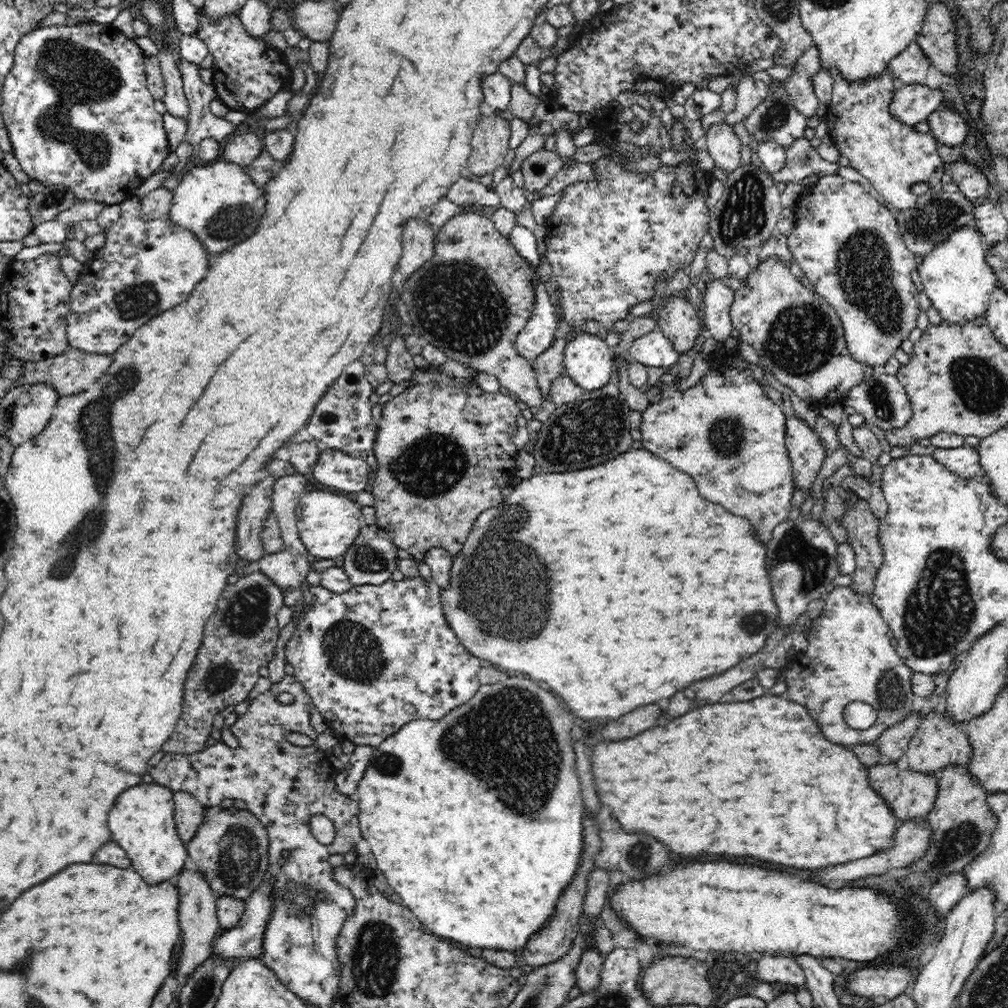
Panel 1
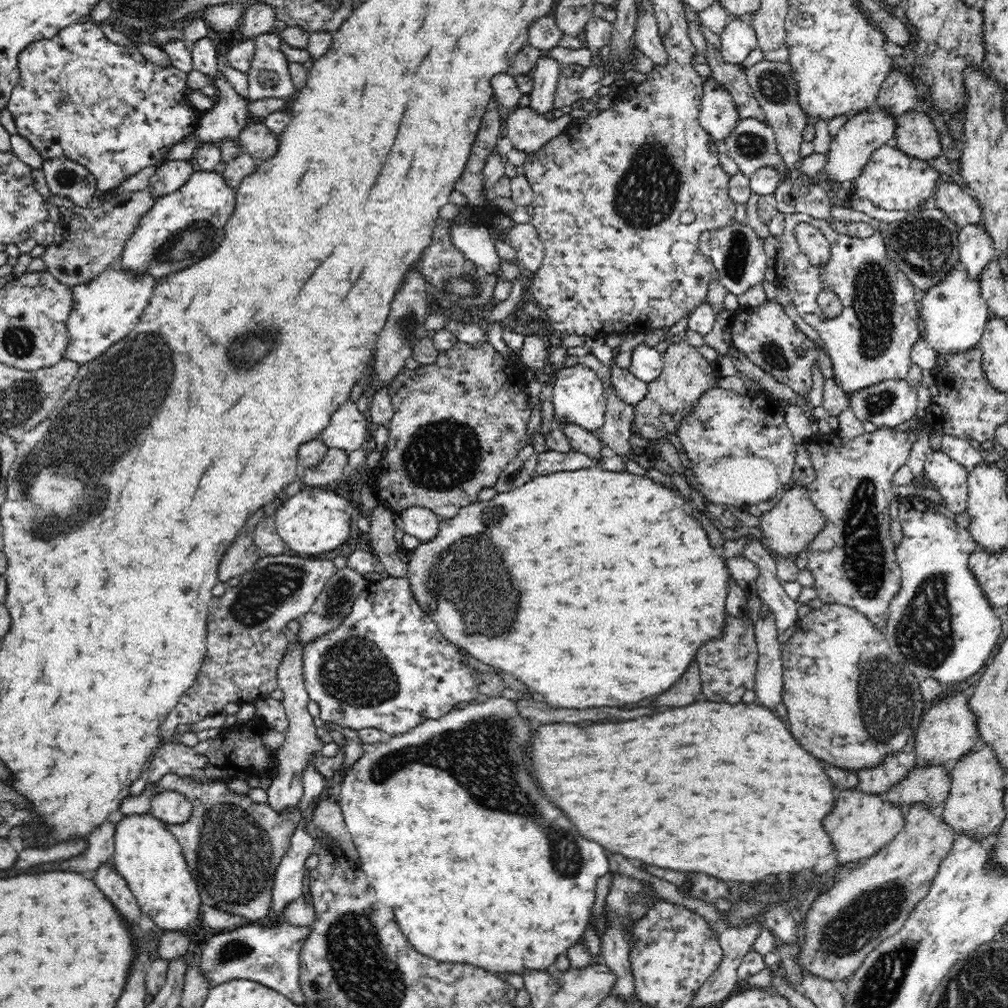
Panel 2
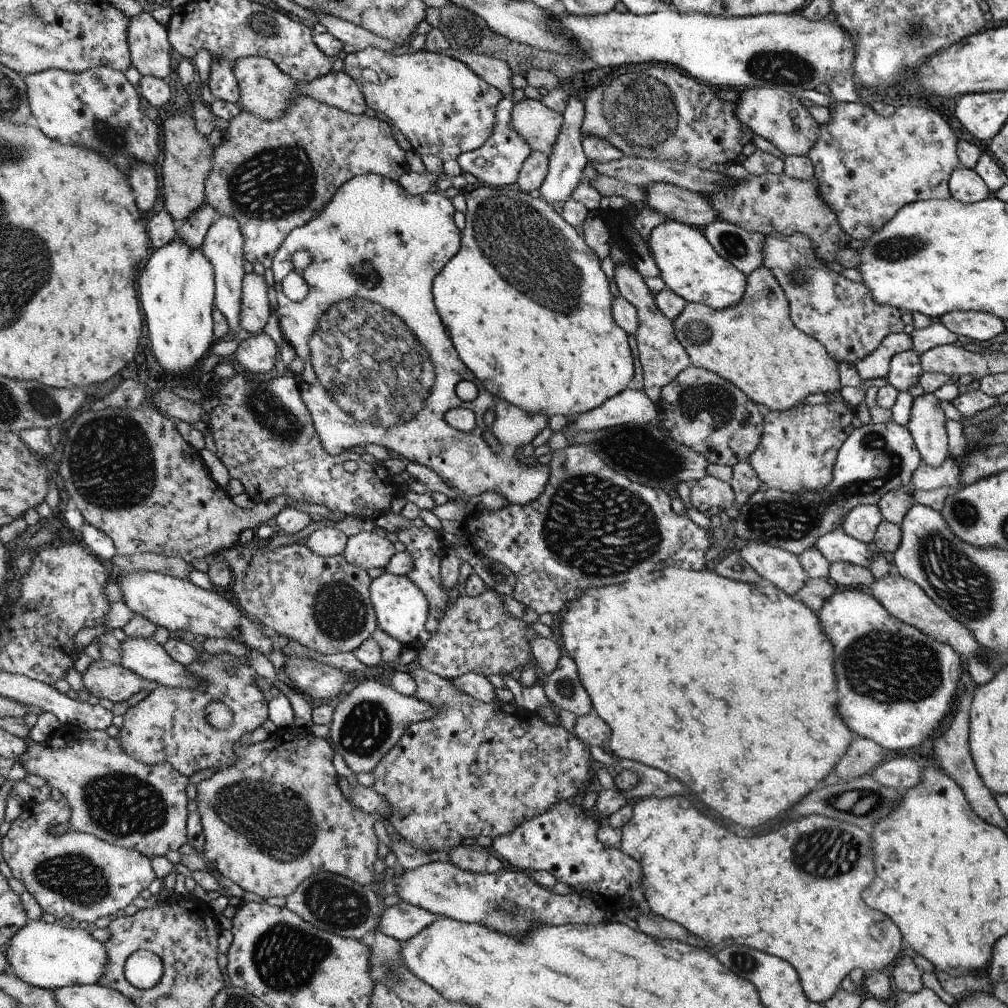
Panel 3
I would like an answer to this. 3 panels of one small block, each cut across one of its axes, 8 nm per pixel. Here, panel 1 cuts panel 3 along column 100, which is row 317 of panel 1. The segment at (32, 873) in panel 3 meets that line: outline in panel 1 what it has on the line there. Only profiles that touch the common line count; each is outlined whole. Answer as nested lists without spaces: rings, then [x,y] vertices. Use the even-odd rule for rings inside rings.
[[[824,175],[807,188],[792,207],[795,226],[788,239],[788,249],[795,263],[804,271],[805,282],[825,302],[828,302],[842,323],[843,340],[851,358],[873,369],[882,370],[887,360],[911,330],[925,304],[914,284],[919,259],[902,241],[894,214],[874,199],[858,182],[840,175]]]

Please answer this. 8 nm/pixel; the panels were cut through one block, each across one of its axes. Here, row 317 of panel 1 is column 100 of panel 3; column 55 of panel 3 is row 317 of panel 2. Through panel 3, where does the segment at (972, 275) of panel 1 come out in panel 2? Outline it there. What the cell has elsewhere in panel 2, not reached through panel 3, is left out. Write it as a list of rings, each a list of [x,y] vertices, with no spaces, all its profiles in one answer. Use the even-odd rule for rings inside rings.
[[[959,264],[953,267],[946,279],[921,293],[919,300],[922,303],[925,339],[938,355],[952,356],[974,348],[992,315],[986,300],[982,299],[979,278],[972,279]]]

